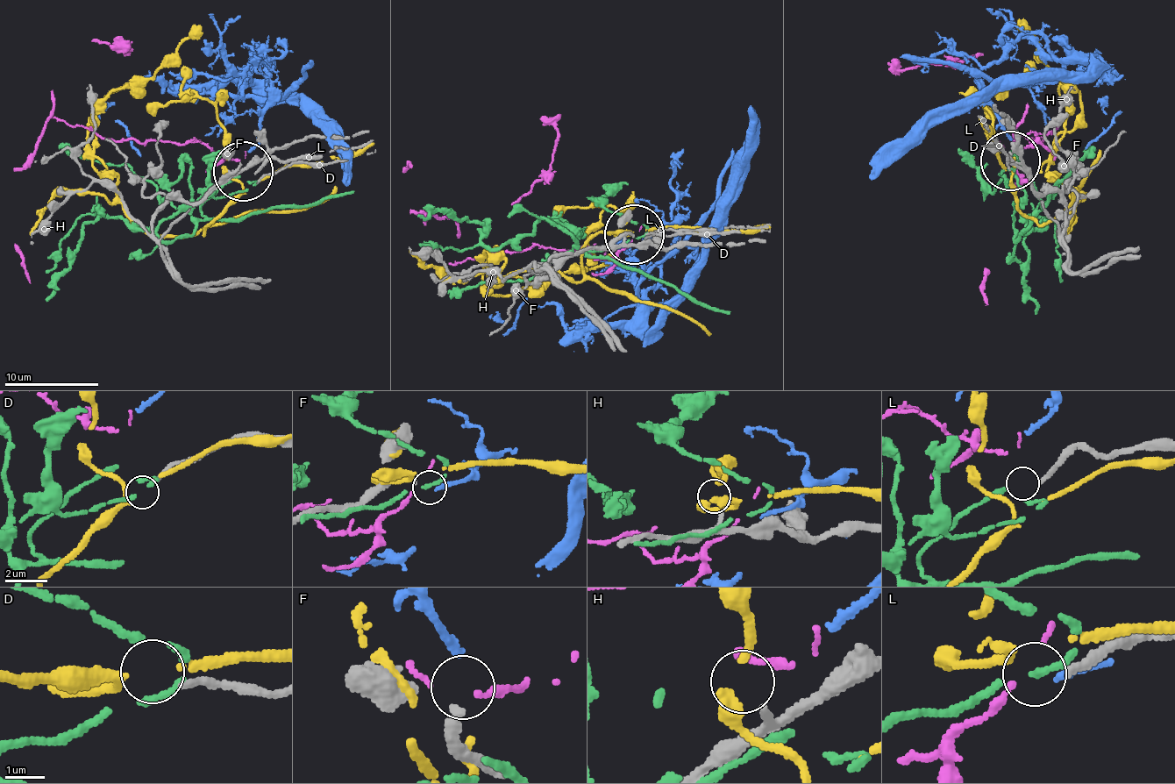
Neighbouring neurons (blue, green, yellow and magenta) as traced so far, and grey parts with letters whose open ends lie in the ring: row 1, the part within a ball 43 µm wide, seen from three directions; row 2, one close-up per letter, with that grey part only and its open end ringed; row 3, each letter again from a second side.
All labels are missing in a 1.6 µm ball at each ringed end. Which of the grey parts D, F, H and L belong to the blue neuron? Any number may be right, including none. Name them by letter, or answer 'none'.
none

